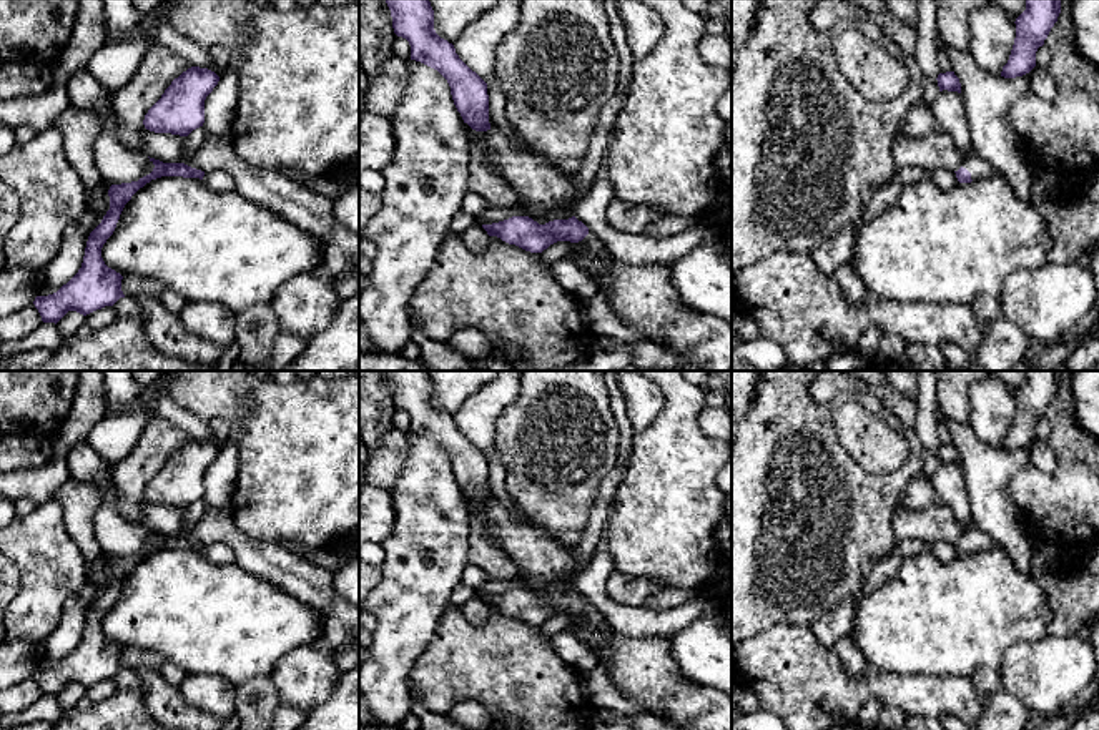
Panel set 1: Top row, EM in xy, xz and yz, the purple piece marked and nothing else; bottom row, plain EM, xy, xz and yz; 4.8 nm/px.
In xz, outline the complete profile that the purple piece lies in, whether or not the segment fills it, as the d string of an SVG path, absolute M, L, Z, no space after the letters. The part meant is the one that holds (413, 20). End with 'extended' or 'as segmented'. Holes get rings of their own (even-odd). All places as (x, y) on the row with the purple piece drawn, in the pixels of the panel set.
M386 0L392 28L411 45L411 60L437 70L449 83L451 95L464 123L476 131L490 130L487 83L472 72L447 40L434 30L429 0Z; as segmented

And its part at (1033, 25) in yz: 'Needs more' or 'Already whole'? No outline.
Already whole

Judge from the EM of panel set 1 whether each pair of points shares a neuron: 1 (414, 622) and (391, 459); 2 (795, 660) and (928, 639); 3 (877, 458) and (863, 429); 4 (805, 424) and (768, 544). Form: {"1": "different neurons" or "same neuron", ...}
{"1": "different neurons", "2": "different neurons", "3": "same neuron", "4": "same neuron"}

